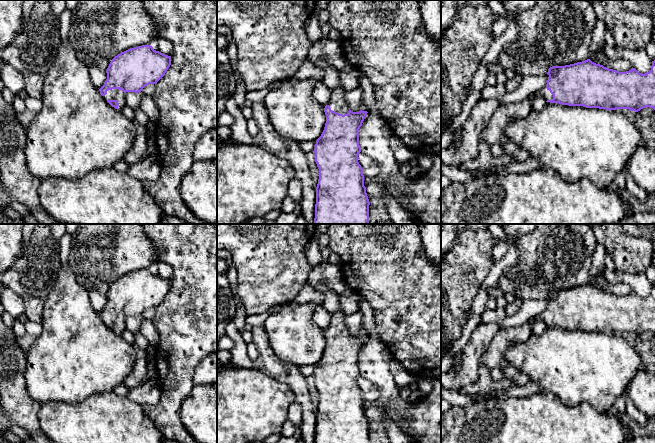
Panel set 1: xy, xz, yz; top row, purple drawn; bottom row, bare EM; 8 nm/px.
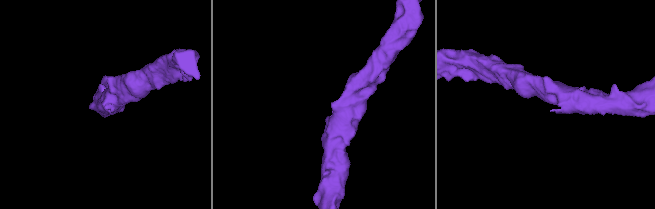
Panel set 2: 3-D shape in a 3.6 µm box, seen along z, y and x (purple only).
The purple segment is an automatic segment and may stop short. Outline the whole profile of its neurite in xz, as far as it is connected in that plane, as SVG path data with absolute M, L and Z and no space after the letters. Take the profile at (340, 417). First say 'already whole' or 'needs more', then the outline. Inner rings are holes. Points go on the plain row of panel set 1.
needs more; M340 307L332 315L330 326L324 332L325 351L313 375L319 393L314 443L369 443L370 426L363 393L358 386L361 376L359 353L368 336L351 335L344 323L345 316Z

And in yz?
needs more; M590 283L565 290L552 290L547 298L547 308L534 317L542 320L546 326L606 334L629 333L638 336L646 331L655 334L655 284L652 285L651 294L645 298L635 292L619 296Z

